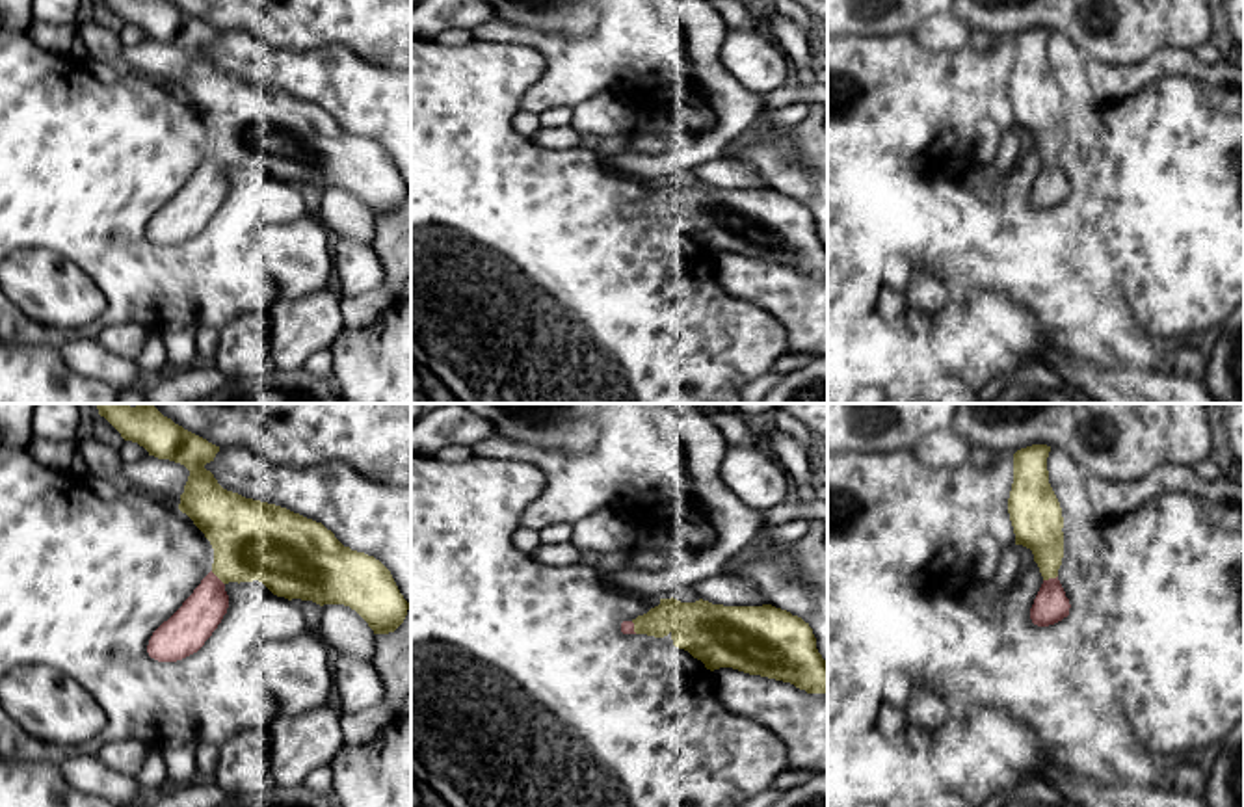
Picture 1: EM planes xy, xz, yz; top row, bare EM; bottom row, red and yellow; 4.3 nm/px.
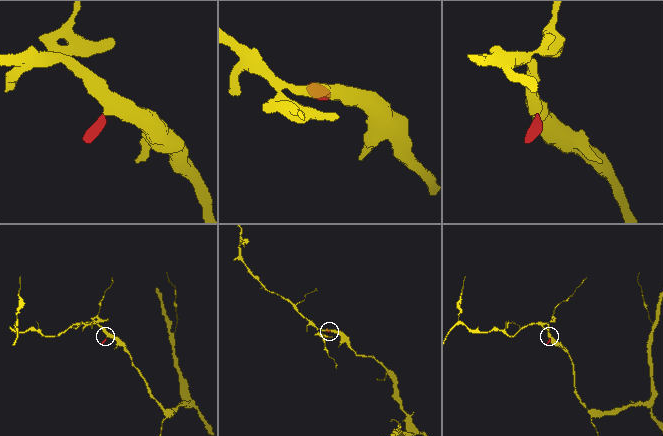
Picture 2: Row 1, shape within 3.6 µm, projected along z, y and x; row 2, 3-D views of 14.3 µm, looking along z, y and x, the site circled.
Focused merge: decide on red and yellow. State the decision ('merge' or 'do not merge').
merge

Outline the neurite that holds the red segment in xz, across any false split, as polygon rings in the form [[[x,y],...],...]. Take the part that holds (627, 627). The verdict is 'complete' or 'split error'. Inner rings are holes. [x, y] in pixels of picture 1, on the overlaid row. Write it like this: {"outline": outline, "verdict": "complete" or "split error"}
{"outline": [[[708,601],[660,604],[632,621],[623,634],[671,636],[673,645],[707,669],[733,668],[790,682],[807,694],[827,692],[827,662],[816,649],[809,623],[772,604],[723,606]]], "verdict": "split error"}

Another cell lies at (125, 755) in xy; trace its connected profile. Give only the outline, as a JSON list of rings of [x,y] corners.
[[[117,740],[108,742],[97,753],[97,759],[110,770],[136,775],[147,757],[149,746],[138,740]]]

